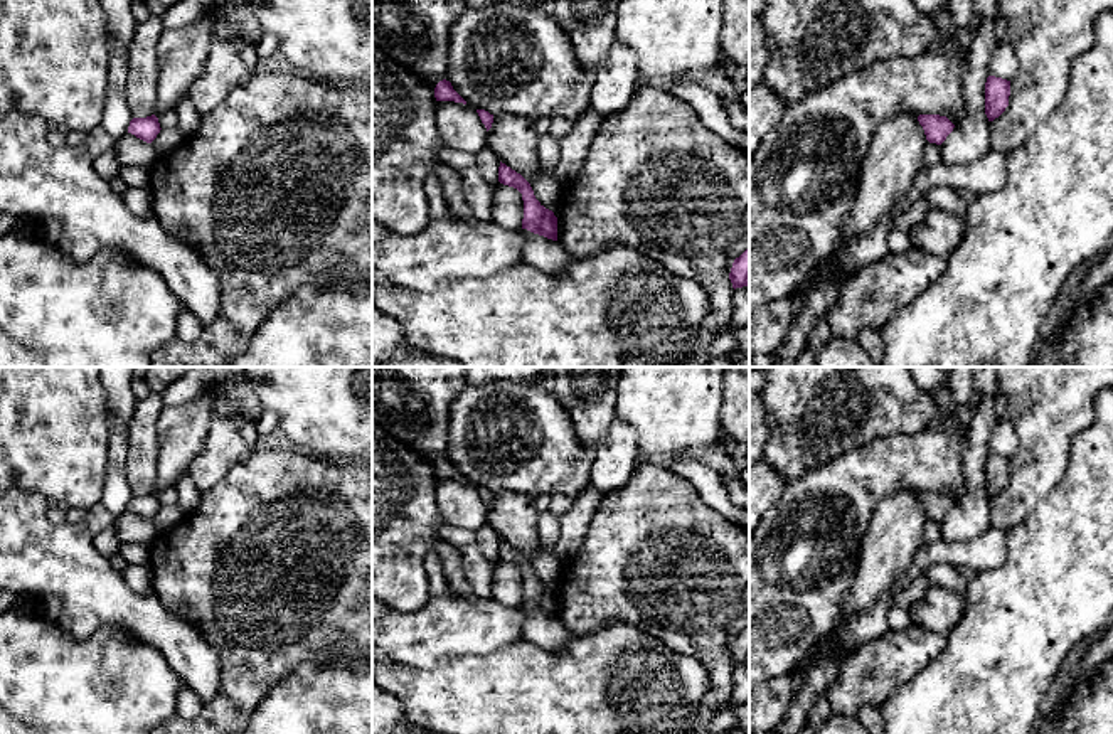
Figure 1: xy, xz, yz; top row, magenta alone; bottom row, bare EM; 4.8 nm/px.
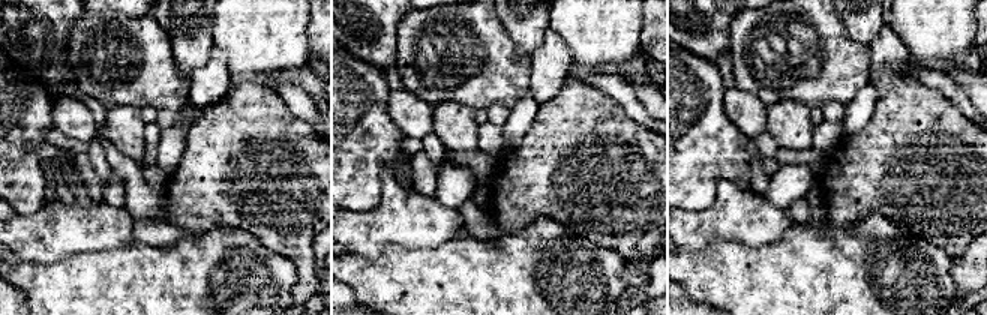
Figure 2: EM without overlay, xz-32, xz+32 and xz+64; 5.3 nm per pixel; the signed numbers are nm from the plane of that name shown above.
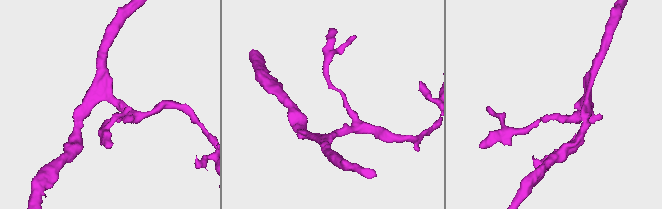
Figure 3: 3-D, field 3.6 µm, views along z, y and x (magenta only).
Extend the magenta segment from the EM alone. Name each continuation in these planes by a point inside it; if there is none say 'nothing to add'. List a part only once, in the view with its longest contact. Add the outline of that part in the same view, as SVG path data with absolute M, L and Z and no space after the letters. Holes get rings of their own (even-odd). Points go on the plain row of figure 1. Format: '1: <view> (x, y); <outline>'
nothing to add

